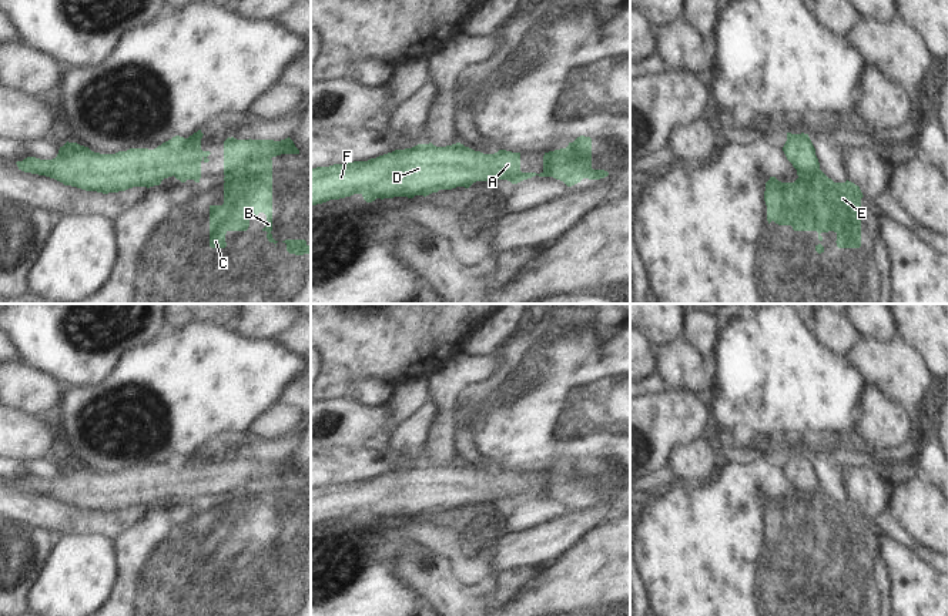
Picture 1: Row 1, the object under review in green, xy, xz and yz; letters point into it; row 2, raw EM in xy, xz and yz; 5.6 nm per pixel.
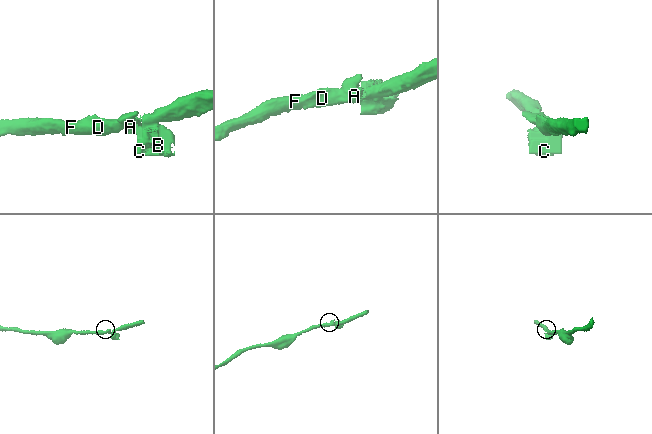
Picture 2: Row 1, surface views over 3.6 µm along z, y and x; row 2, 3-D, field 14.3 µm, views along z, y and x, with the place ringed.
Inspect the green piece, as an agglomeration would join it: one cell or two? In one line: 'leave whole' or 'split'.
split

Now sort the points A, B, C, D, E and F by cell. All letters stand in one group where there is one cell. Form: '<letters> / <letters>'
A D F / B C E

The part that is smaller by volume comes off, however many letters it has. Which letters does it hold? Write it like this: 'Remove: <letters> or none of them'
Remove: B, C, E

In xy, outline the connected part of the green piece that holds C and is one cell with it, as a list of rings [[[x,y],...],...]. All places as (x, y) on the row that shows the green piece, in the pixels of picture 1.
[[[248,154],[247,164],[227,174],[224,183],[224,204],[210,205],[210,247],[225,248],[225,234],[228,231],[247,231],[249,220],[259,212],[267,215],[265,227],[269,242],[277,244],[272,238],[272,160],[271,157],[258,157]]]

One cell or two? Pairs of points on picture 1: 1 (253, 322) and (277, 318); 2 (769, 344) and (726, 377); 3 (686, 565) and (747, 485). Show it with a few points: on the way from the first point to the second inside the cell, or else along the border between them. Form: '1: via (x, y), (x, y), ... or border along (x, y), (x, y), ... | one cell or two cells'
1: via (258, 320), (271, 318) | one cell
2: via (759, 352), (736, 375) | one cell
3: via (706, 545), (734, 516), (736, 505) | one cell

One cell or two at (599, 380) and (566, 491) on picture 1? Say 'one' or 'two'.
one

